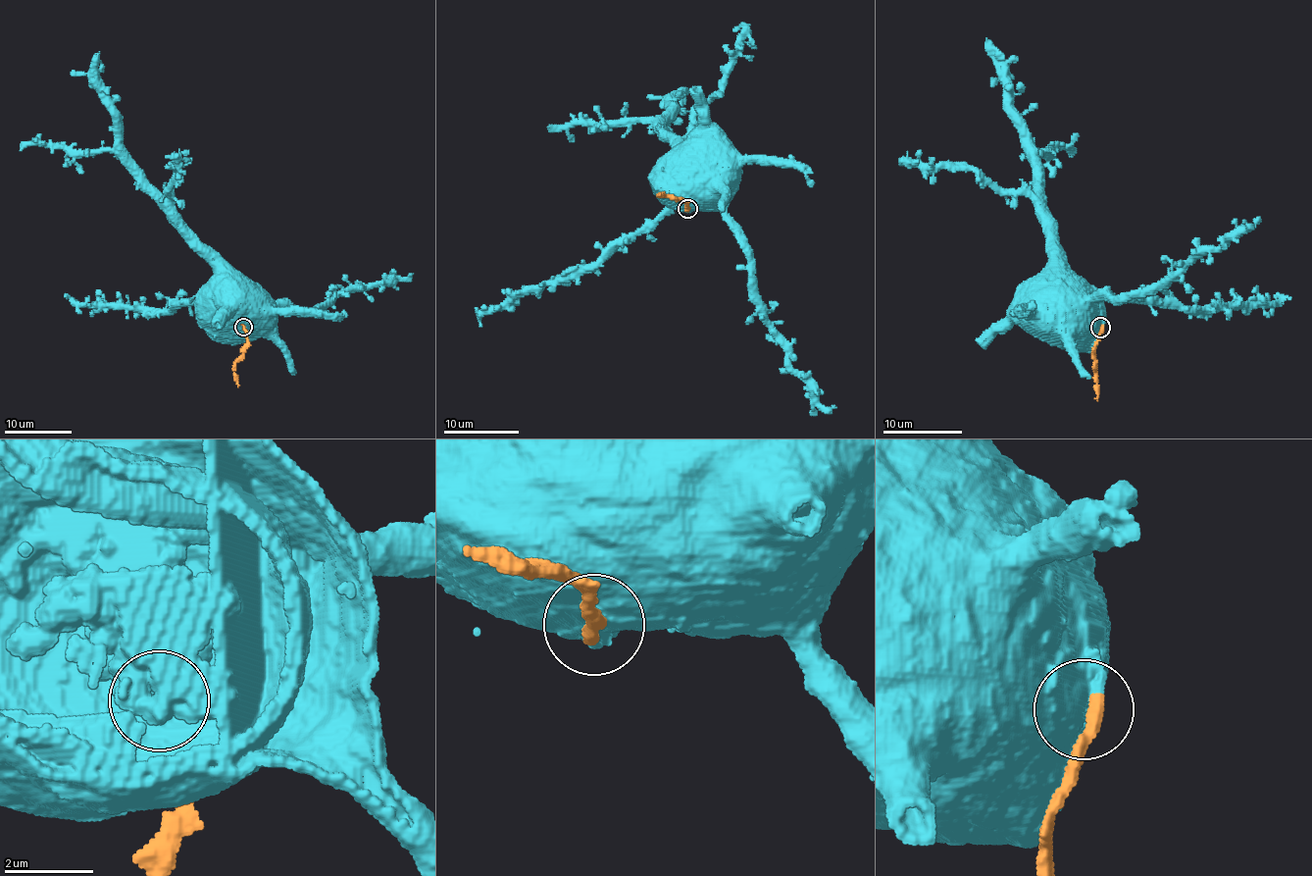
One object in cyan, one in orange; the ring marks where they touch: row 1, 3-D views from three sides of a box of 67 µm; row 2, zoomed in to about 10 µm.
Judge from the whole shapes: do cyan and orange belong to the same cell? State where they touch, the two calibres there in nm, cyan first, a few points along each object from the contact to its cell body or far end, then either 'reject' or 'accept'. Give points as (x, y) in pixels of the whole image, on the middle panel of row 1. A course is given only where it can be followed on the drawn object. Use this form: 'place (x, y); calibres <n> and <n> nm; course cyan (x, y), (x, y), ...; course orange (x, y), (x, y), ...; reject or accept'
place (687, 208); calibres 750 and 340 nm; course cyan (688, 209), (666, 179), (666, 166), (677, 156); course orange (688, 209), (686, 203), (678, 199), (657, 195); reject

